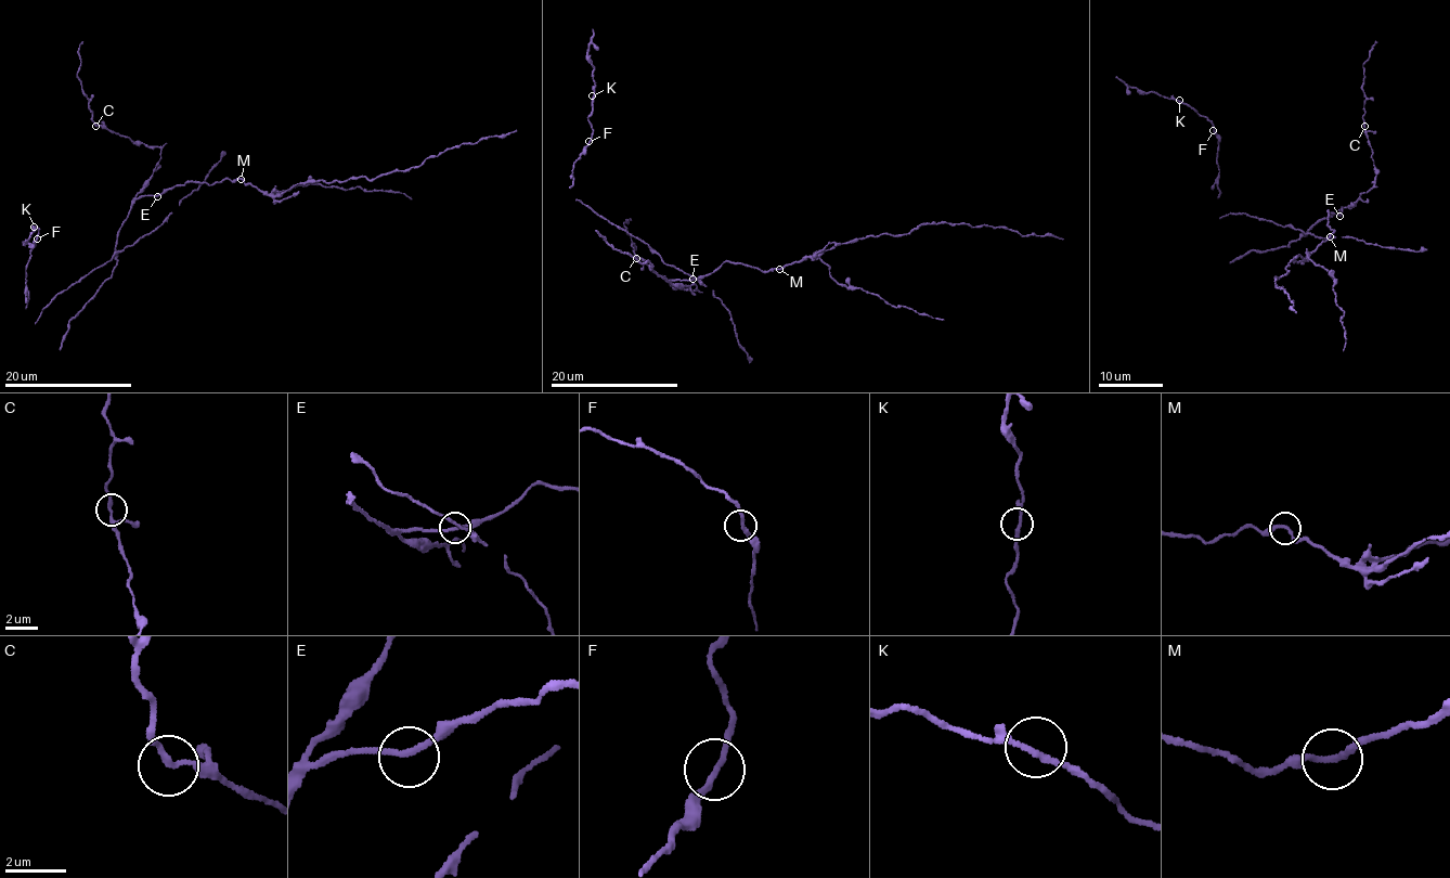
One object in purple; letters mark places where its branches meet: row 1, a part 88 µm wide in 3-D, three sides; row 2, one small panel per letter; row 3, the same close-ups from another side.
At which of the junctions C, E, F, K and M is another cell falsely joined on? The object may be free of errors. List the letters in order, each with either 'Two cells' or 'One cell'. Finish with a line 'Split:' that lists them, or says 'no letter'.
C: One cell
E: One cell
F: One cell
K: One cell
M: Two cells
Split: M

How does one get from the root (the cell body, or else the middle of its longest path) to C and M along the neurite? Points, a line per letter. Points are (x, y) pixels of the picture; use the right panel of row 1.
C: (1342, 209), (1374, 184), (1376, 169), (1364, 126)
M: (1342, 209), (1341, 217), (1328, 211), (1328, 227), (1334, 231), (1329, 237)

